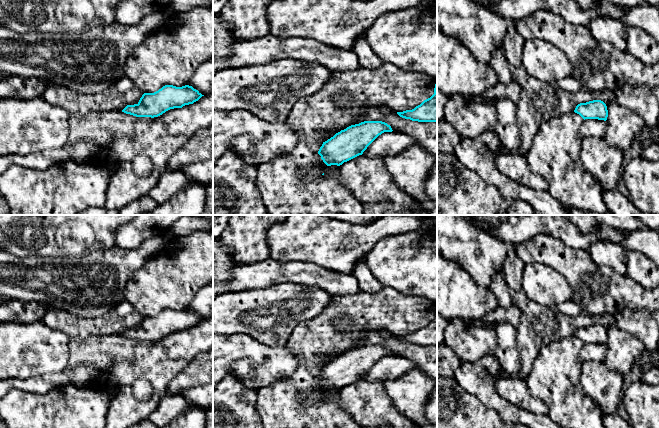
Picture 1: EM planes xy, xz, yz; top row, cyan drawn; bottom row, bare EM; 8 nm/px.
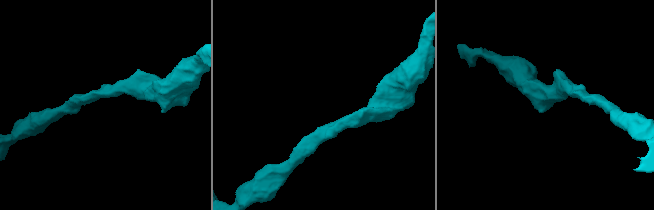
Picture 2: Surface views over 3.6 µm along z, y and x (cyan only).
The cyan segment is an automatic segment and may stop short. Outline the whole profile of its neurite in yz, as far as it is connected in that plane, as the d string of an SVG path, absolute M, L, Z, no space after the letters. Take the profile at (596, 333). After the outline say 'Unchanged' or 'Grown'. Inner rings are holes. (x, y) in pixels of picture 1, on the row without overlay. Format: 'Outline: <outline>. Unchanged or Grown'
Outline: M593 324L580 327L576 330L575 337L585 343L607 344L608 334L606 328L601 324Z. Unchanged

